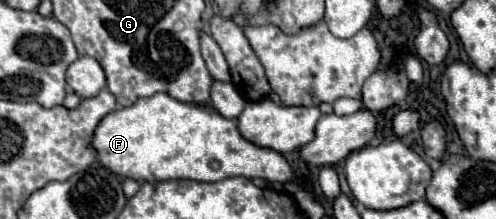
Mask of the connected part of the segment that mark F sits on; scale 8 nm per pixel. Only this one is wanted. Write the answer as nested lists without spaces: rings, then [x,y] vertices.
[[[168,94],[138,98],[128,108],[108,112],[94,130],[92,148],[104,168],[140,184],[160,180],[218,182],[232,176],[244,176],[280,184],[298,182],[304,190],[314,192],[312,182],[306,176],[298,178],[280,152],[258,148],[244,140],[236,128],[236,120],[226,120],[204,106],[178,102]]]

